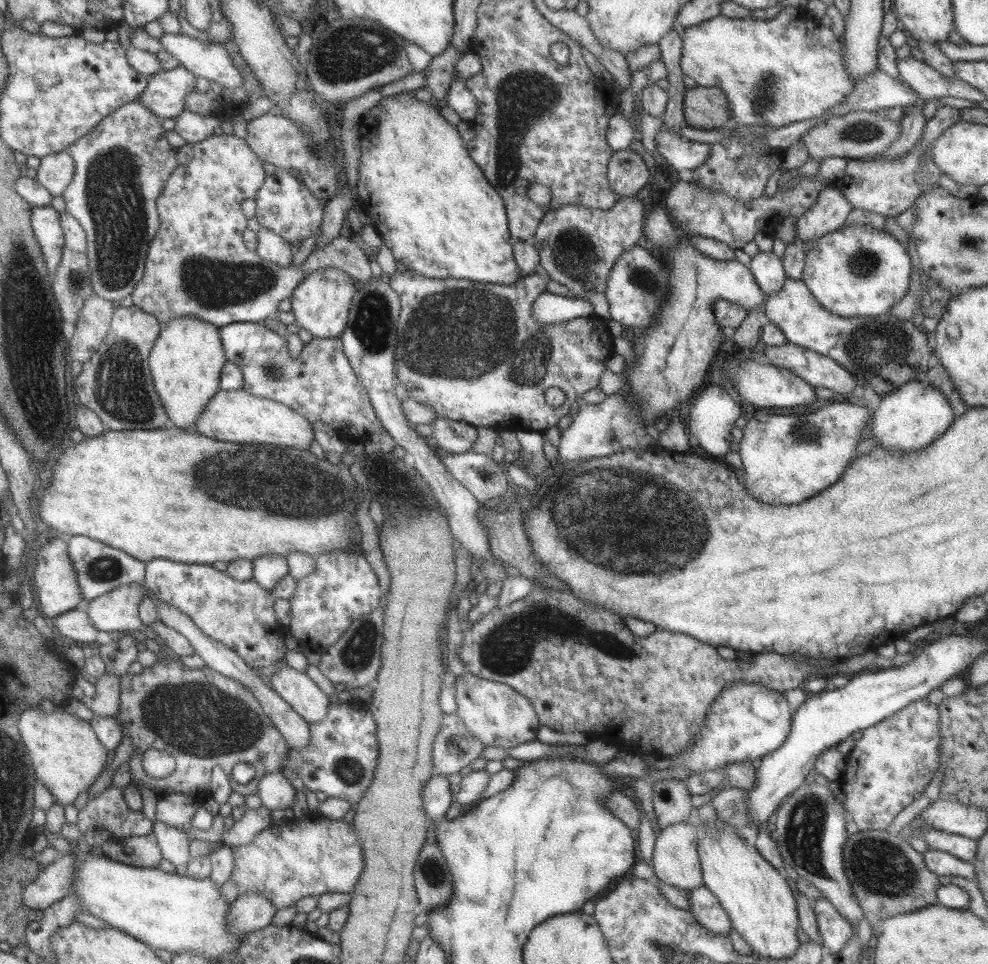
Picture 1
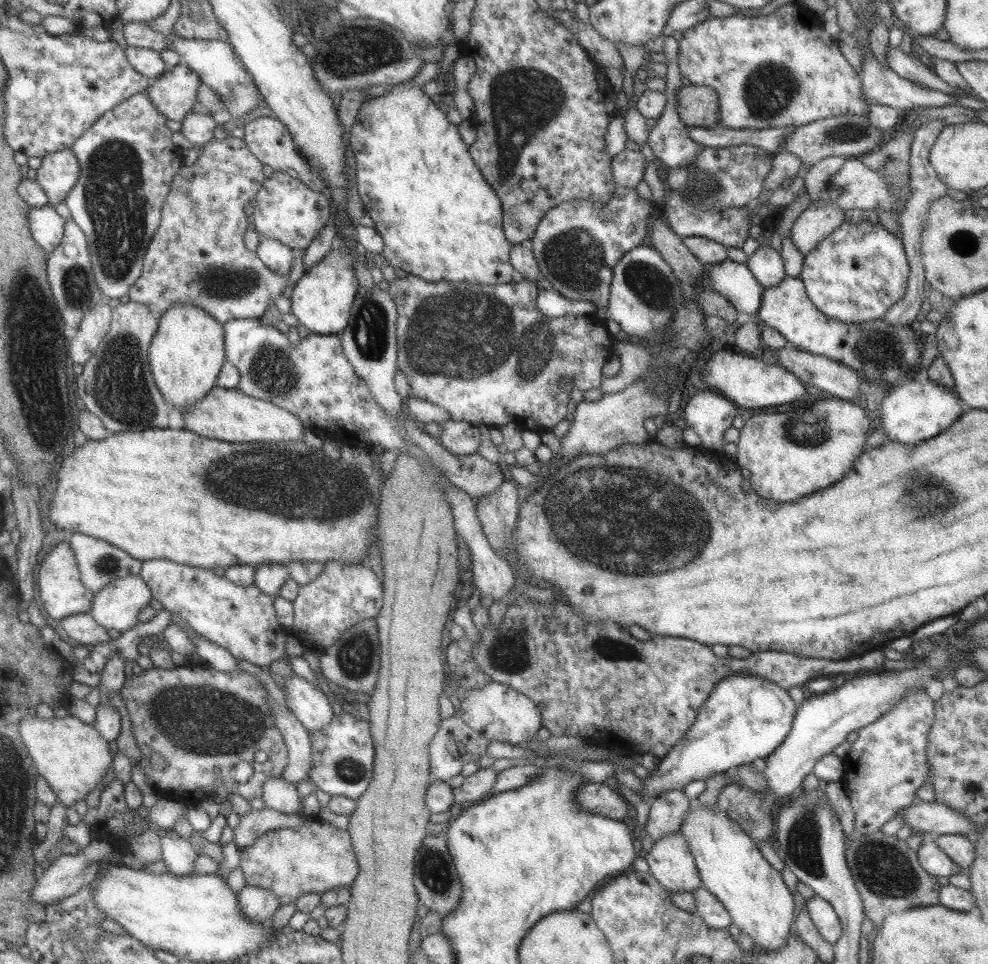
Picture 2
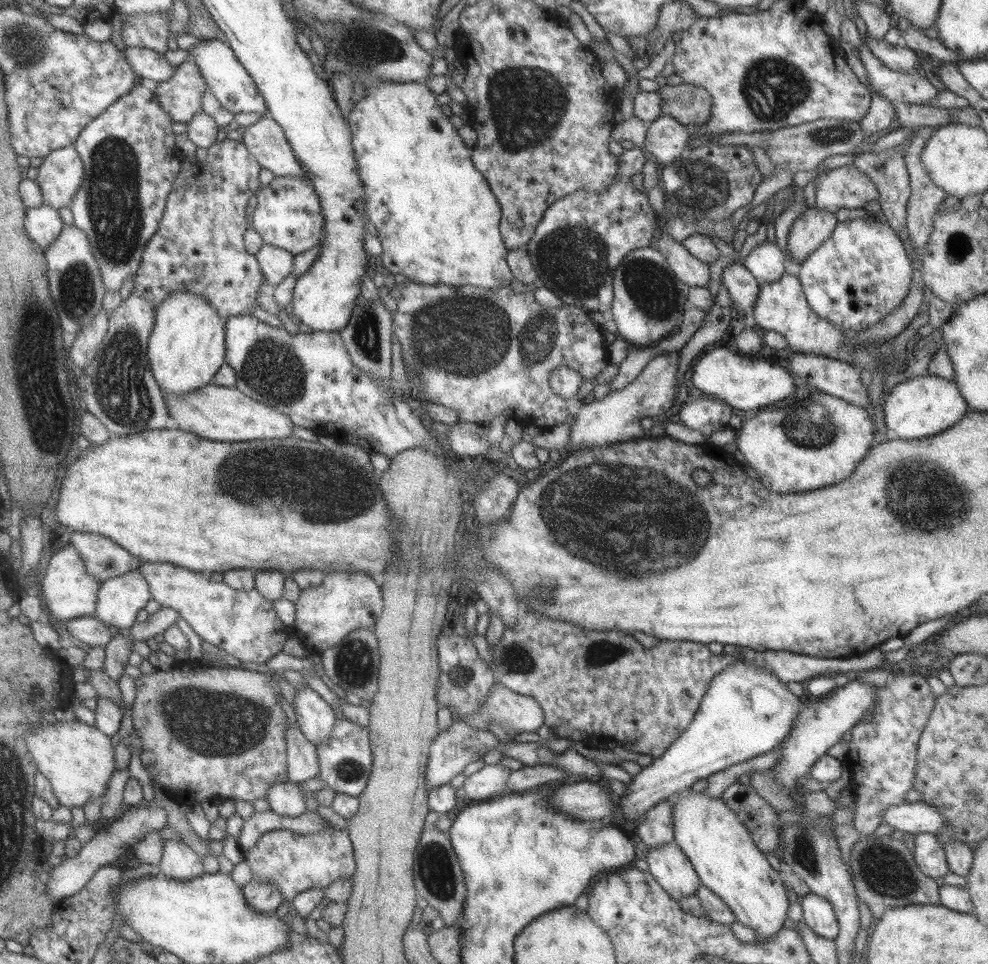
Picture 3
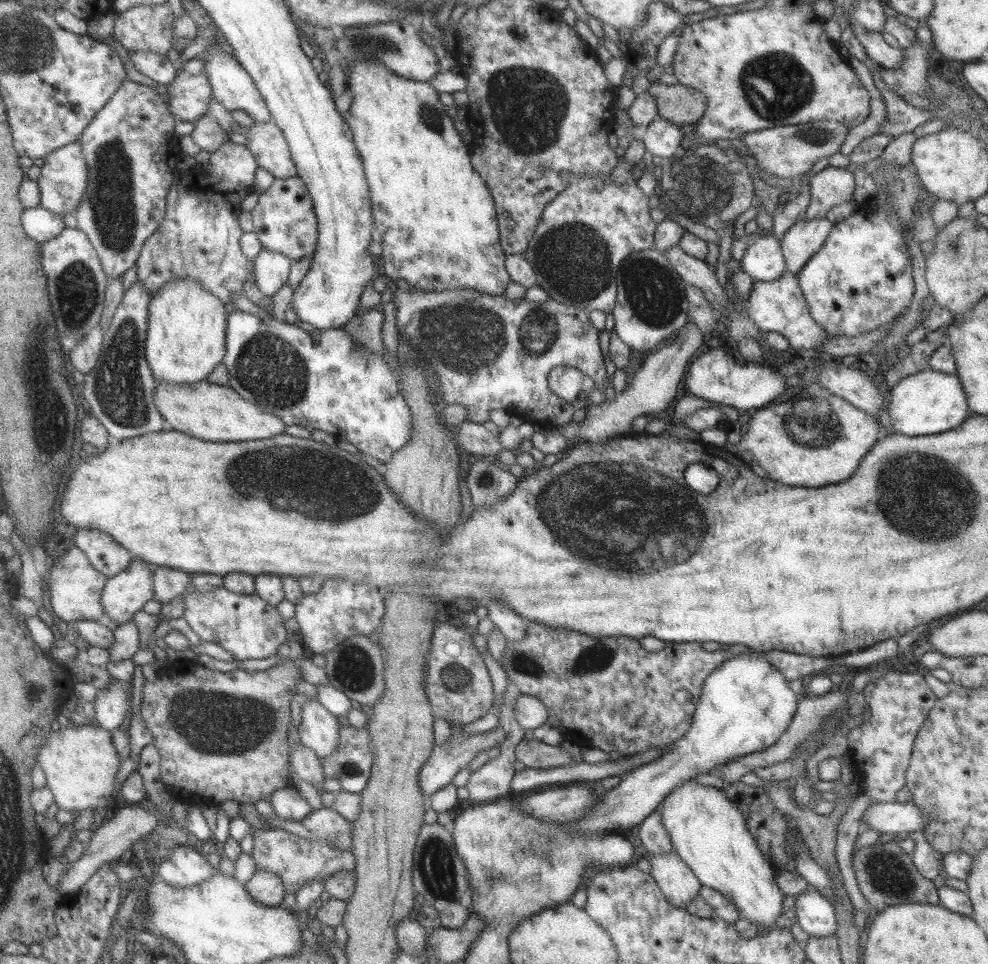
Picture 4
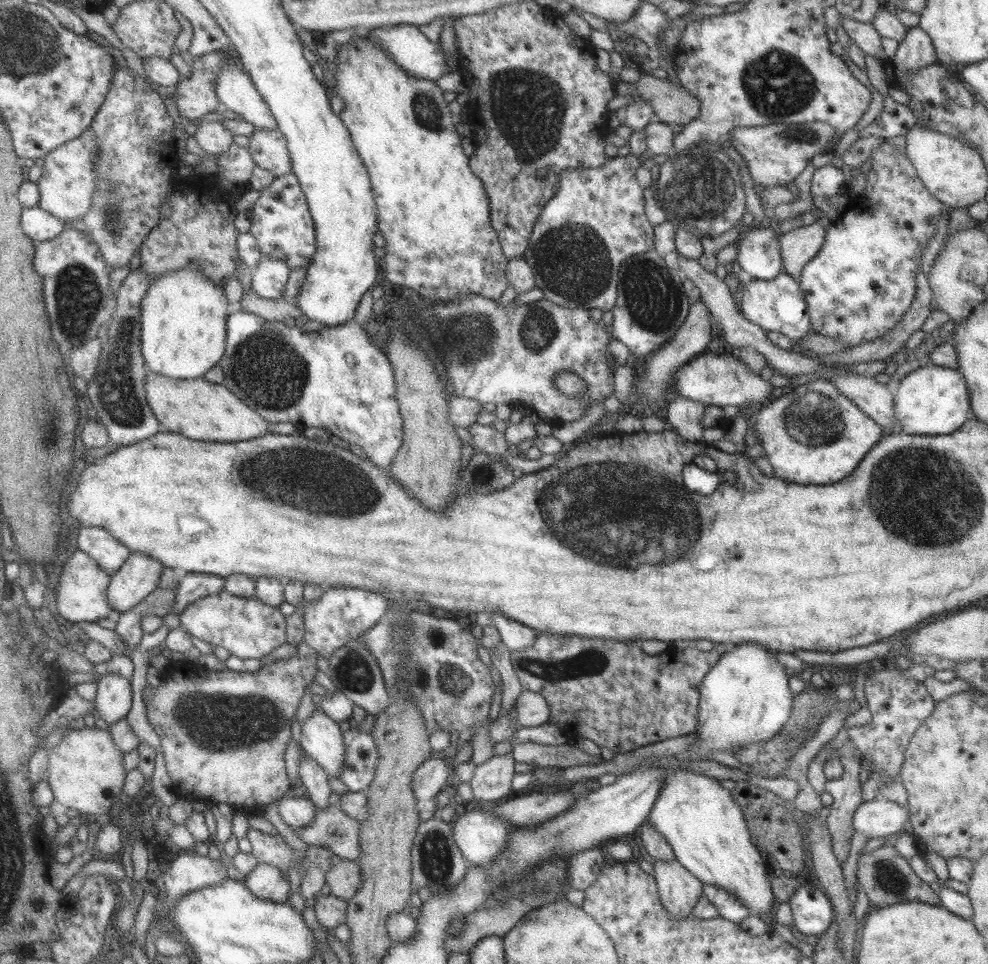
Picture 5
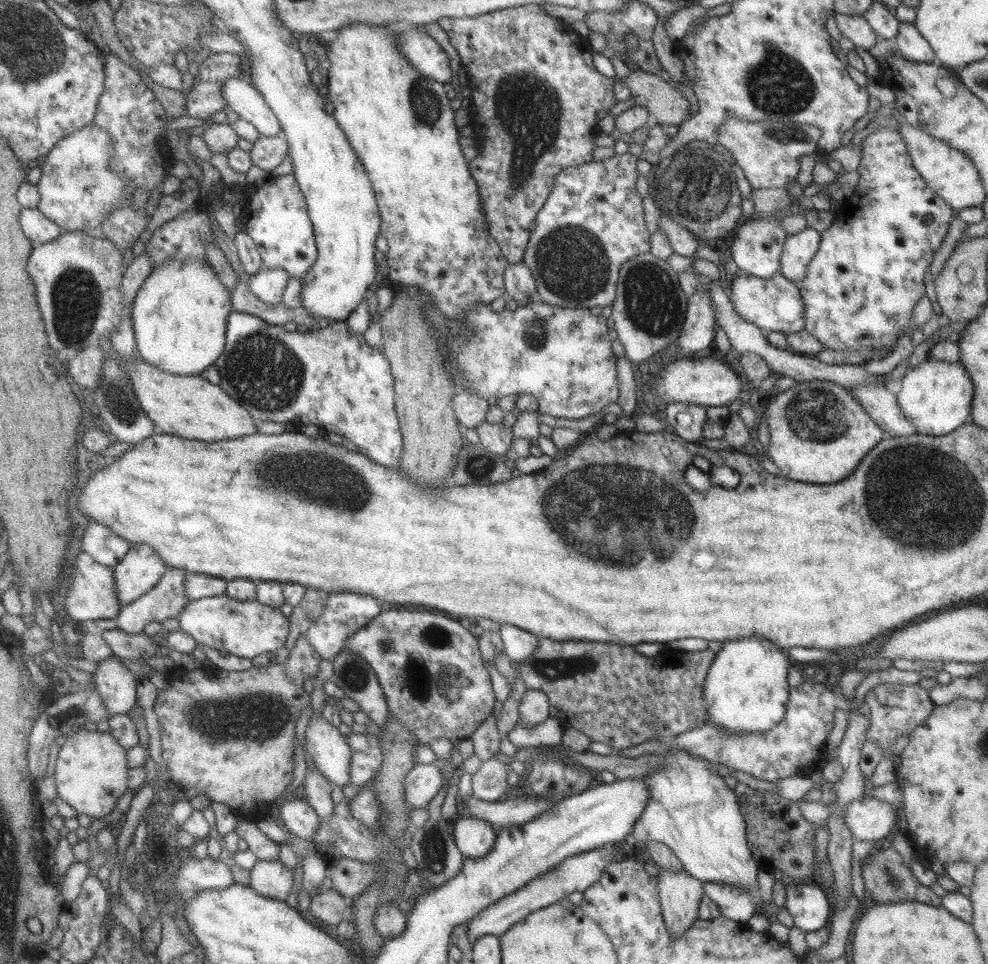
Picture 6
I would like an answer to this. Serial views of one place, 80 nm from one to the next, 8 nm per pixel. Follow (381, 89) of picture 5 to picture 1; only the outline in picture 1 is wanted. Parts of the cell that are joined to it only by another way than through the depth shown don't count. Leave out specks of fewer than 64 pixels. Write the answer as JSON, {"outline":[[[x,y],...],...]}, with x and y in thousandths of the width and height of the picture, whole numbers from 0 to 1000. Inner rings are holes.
{"outline":[[[406,95],[400,100],[387,101],[378,112],[373,112],[364,127],[361,129],[361,145],[363,146],[362,188],[360,189],[360,203],[364,220],[376,227],[374,233],[385,243],[387,251],[396,260],[401,272],[406,272],[413,280],[422,282],[432,288],[456,288],[470,289],[471,291],[488,293],[489,295],[517,295],[524,286],[524,278],[519,270],[518,252],[513,235],[513,223],[508,205],[489,183],[487,175],[479,169],[475,163],[471,148],[465,142],[462,131],[456,131],[448,123],[448,120],[437,111],[434,105],[426,105],[418,102],[418,96]]]}

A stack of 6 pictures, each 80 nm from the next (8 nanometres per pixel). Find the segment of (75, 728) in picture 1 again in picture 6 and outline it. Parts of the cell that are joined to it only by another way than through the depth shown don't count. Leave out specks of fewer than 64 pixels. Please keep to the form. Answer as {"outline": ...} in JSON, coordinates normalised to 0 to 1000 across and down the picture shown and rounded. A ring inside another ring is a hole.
{"outline":[[[75,756],[62,768],[54,807],[57,824],[80,844],[106,850],[116,838],[118,828],[129,820],[131,799],[126,777],[109,758]]]}

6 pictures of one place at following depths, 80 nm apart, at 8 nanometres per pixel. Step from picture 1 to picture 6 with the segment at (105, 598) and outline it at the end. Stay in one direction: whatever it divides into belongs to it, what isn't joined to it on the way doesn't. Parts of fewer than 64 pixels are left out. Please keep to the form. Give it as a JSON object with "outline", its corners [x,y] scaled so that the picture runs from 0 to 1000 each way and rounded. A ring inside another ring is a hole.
{"outline":[[[131,565],[115,588],[116,620],[120,629],[129,629],[154,612],[170,590],[152,566]]]}

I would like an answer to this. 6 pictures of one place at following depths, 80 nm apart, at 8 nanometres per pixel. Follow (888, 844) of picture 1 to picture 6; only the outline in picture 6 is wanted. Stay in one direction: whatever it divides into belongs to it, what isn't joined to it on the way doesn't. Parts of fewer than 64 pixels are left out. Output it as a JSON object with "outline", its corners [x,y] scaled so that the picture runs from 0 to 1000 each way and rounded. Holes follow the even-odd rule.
{"outline":[[[903,879],[894,882],[884,881],[880,893],[870,900],[877,926],[888,937],[928,935],[940,940],[952,941],[952,930],[948,930],[940,920],[930,917],[921,901],[912,894],[912,887]]]}

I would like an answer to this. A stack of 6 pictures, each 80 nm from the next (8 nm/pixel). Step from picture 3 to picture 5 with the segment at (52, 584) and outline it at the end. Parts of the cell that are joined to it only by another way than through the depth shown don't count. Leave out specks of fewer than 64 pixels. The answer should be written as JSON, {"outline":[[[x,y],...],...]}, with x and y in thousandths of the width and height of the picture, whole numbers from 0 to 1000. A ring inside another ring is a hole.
{"outline":[[[76,570],[61,590],[55,621],[60,638],[72,646],[96,646],[101,641],[114,640],[112,629],[106,620],[111,598],[106,595],[98,584],[83,571]]]}

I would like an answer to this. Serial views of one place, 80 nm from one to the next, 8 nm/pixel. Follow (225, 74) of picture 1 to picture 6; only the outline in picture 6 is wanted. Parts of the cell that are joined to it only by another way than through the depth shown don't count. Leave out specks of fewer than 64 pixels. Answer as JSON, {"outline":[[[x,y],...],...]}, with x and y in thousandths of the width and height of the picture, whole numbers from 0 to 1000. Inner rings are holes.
{"outline":[[[252,78],[231,82],[226,86],[224,100],[229,112],[235,114],[242,123],[252,127],[264,141],[281,141],[284,133],[280,122],[264,98],[253,85]]]}

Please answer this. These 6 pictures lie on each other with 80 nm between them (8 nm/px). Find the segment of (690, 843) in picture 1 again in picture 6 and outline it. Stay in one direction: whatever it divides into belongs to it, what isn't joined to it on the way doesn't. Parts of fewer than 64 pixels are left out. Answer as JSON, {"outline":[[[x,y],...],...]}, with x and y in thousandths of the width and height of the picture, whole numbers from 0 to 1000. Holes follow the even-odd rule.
{"outline":[[[668,902],[665,909],[666,933],[668,936],[667,945],[671,959],[678,972],[687,973],[706,953],[706,940],[710,930],[713,928],[711,915],[695,907],[692,902],[679,905],[678,902]]]}

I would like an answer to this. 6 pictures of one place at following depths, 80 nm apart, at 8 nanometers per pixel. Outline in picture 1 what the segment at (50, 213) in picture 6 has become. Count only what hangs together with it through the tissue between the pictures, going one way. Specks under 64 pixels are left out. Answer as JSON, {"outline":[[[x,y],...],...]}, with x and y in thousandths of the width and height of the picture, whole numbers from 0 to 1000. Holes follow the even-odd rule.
{"outline":[[[69,158],[48,160],[40,166],[34,186],[54,203],[63,203],[72,189],[75,177],[74,166]]]}

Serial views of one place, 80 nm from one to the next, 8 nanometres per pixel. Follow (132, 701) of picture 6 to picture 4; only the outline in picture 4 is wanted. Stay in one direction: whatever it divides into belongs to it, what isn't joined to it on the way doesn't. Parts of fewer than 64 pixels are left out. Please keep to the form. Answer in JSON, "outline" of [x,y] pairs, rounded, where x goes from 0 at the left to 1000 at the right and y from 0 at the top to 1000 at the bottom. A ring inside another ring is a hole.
{"outline":[[[114,705],[107,714],[97,715],[97,722],[93,728],[98,753],[112,759],[124,749],[129,739],[126,709]]]}

